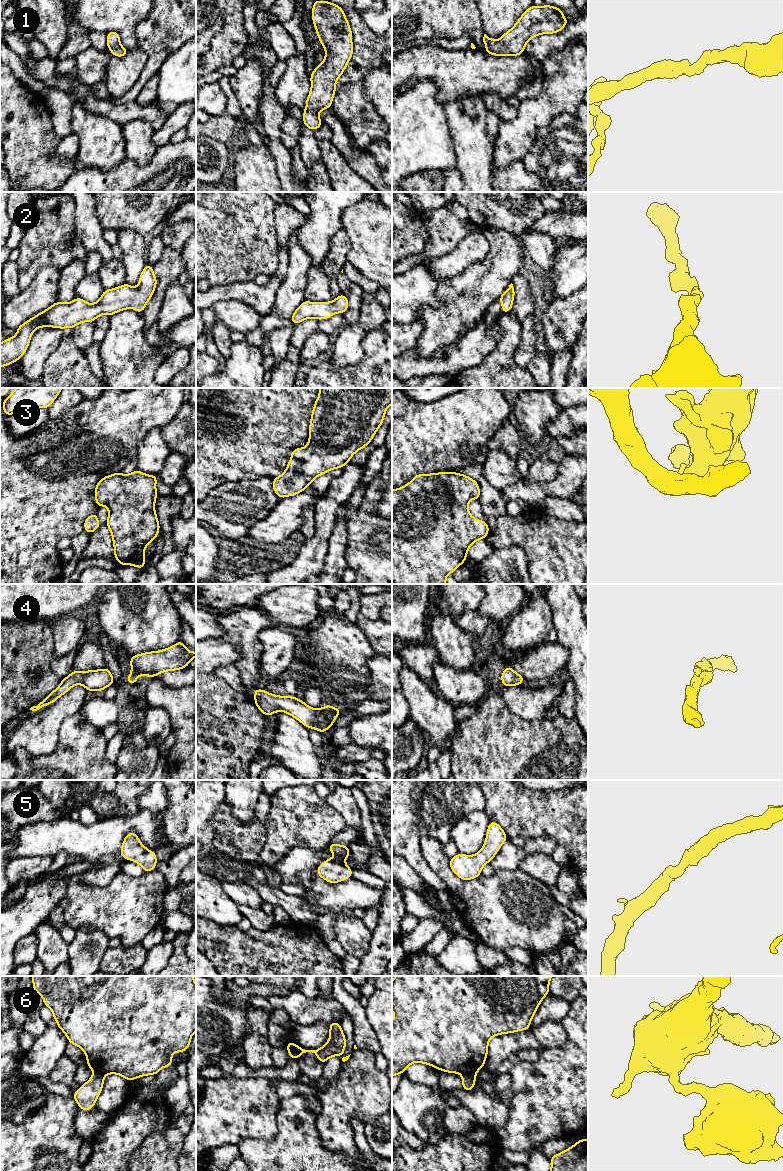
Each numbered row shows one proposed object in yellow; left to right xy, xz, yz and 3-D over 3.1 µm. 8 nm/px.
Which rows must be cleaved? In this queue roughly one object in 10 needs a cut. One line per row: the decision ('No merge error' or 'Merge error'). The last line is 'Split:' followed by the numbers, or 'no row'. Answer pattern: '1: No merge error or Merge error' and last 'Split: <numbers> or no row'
1: No merge error
2: No merge error
3: No merge error
4: No merge error
5: No merge error
6: Merge error
Split: 6

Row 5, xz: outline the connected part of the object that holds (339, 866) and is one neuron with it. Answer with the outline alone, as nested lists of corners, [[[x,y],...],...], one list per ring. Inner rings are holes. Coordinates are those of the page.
[[[330,842],[329,846],[331,854],[341,856],[339,860],[327,858],[323,864],[318,866],[316,873],[328,883],[339,883],[352,877],[353,870],[344,862],[349,858],[349,846],[334,844]]]

